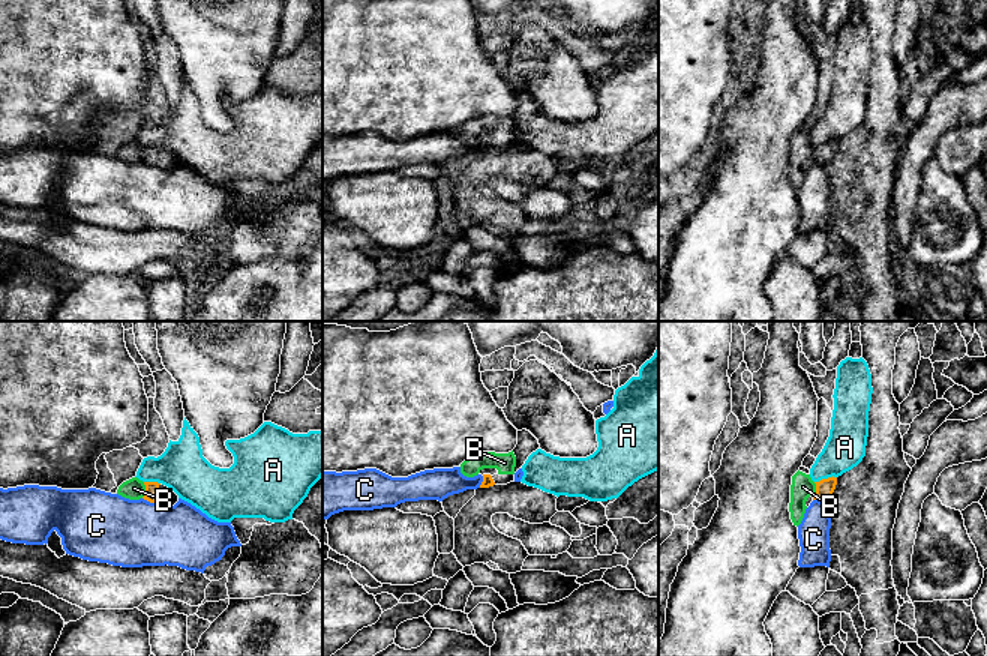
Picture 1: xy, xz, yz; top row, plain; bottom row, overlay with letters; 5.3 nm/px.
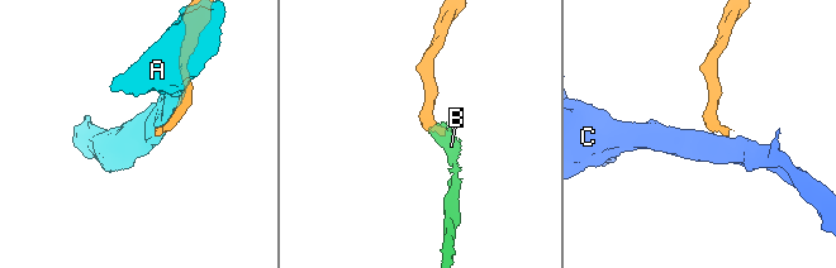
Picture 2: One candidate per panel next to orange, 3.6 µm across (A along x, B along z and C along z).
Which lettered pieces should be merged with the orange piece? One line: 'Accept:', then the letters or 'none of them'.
Accept: B

